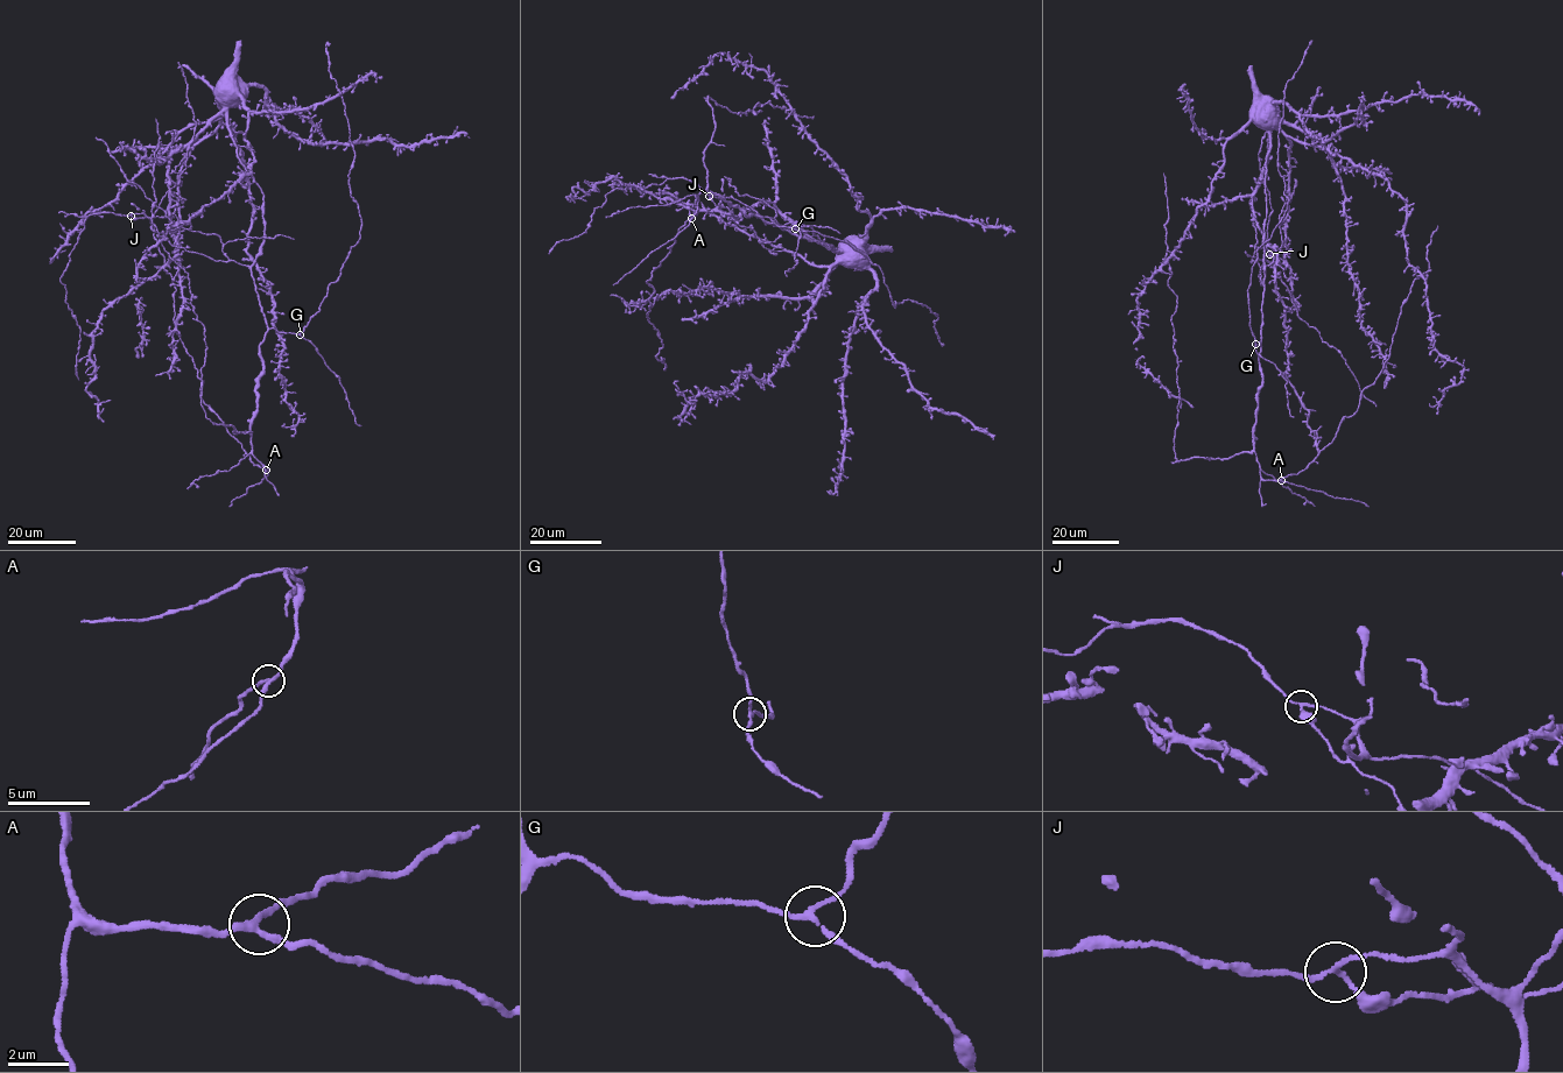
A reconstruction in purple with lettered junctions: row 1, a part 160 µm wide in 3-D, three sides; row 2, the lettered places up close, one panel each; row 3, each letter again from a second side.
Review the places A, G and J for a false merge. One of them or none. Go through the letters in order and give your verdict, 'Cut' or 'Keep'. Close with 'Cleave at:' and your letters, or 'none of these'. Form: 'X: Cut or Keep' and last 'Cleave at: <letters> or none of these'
A: Keep
G: Keep
J: Cut
Cleave at: J

